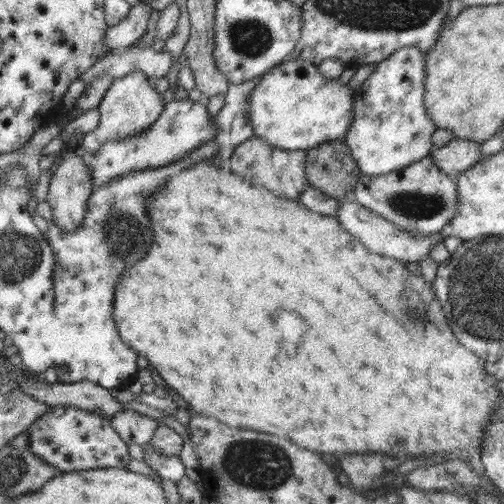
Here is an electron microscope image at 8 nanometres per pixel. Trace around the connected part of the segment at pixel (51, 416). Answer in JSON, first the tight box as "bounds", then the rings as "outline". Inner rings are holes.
{"bounds":[25,407,131,474],"outline":[[[52,407],[40,415],[25,432],[29,436],[29,449],[26,450],[50,464],[60,474],[111,467],[127,469],[131,461],[128,445],[112,428],[111,419],[80,407]]]}

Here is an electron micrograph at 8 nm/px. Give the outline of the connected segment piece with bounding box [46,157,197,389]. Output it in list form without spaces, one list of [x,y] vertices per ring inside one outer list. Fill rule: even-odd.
[[[185,157],[164,168],[147,168],[121,174],[92,191],[89,213],[72,232],[61,230],[50,221],[46,237],[58,262],[53,266],[54,308],[52,316],[60,330],[51,334],[55,350],[53,368],[61,383],[88,381],[110,388],[127,388],[137,380],[138,353],[121,341],[112,318],[113,294],[121,272],[136,264],[152,244],[145,204],[167,178],[197,162]],[[62,366],[67,366],[64,371]]]

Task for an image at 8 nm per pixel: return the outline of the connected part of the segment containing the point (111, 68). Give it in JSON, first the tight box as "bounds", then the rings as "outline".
{"bounds":[78,44,172,85],"outline":[[[134,44],[124,50],[108,54],[92,68],[78,75],[87,85],[98,75],[109,74],[111,80],[122,78],[132,71],[143,72],[147,78],[164,78],[172,68],[172,58],[167,52],[156,52],[152,47],[142,47]]]}

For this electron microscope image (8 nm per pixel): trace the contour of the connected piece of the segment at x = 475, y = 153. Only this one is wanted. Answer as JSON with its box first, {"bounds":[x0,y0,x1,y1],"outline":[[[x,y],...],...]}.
{"bounds":[430,137,484,179],"outline":[[[454,137],[444,147],[432,150],[430,156],[438,169],[456,179],[484,157],[480,145],[472,139]]]}

